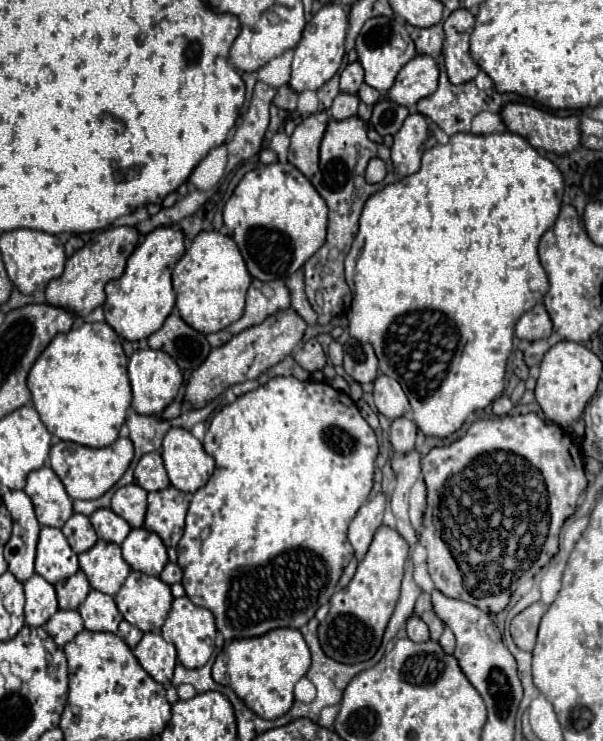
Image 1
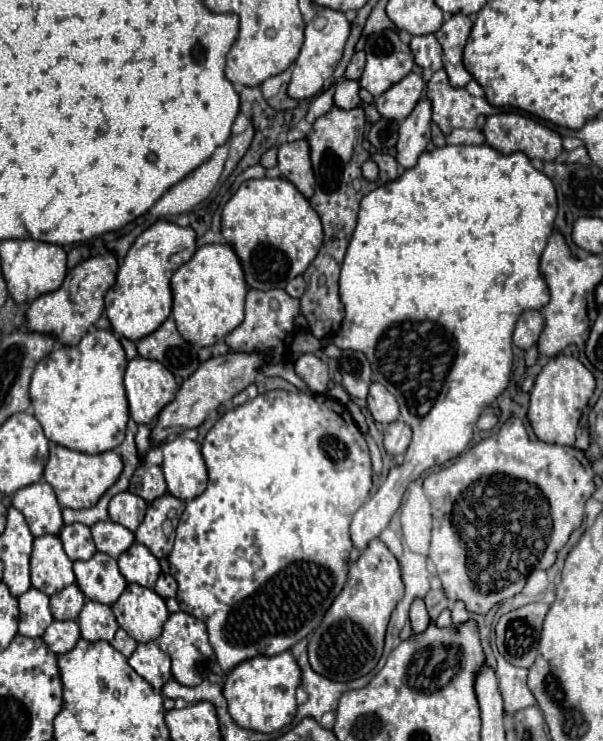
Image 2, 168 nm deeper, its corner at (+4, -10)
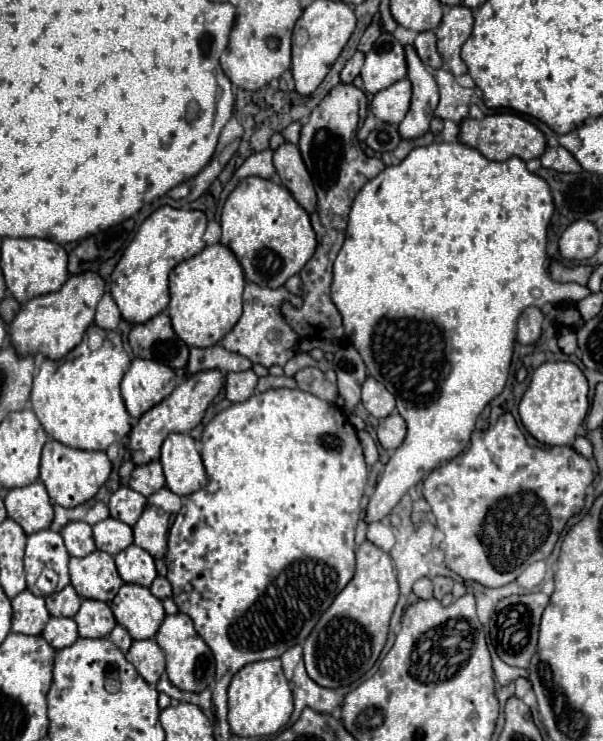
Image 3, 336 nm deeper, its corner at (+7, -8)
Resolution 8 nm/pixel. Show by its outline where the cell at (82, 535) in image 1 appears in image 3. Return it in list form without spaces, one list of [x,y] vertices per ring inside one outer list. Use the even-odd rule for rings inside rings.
[[[70,522],[64,526],[64,530],[60,532],[64,538],[64,544],[70,552],[70,556],[88,556],[96,550],[94,546],[94,538],[92,538],[92,526],[84,524],[84,522]]]

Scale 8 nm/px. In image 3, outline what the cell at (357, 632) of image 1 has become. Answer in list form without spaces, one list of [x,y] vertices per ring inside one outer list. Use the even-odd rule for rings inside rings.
[[[364,542],[356,552],[356,572],[346,588],[320,616],[304,644],[304,664],[308,676],[324,688],[340,688],[356,682],[378,660],[386,644],[390,616],[398,602],[396,572],[390,554]]]

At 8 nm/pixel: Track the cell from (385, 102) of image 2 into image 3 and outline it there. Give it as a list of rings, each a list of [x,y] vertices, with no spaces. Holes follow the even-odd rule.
[[[408,78],[380,90],[370,102],[372,114],[388,124],[398,124],[406,116],[412,98],[412,84]]]

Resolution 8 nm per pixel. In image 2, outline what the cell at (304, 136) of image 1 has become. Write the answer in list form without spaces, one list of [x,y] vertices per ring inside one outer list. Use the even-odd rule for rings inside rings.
[[[297,140],[297,142],[283,144],[279,148],[277,166],[279,166],[283,178],[289,180],[291,184],[295,184],[295,188],[307,200],[313,196],[315,176],[313,176],[313,170],[311,170],[309,144],[307,144],[307,140]]]

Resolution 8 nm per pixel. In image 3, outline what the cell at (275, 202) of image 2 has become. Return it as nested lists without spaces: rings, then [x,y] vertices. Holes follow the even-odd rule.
[[[248,176],[232,190],[232,194],[224,204],[220,224],[222,224],[222,244],[228,246],[238,258],[238,262],[244,268],[246,280],[258,286],[266,286],[266,288],[284,286],[284,282],[290,276],[298,274],[304,268],[304,264],[312,258],[316,250],[316,234],[312,230],[308,212],[296,202],[296,198],[290,194],[288,188],[260,176]]]

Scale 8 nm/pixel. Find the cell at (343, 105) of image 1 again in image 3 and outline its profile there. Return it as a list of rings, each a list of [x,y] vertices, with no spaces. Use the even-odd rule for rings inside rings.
[[[356,52],[356,54],[346,62],[346,66],[342,68],[342,72],[340,72],[340,82],[342,82],[342,84],[354,82],[354,78],[360,74],[362,64],[364,64],[364,54]]]

